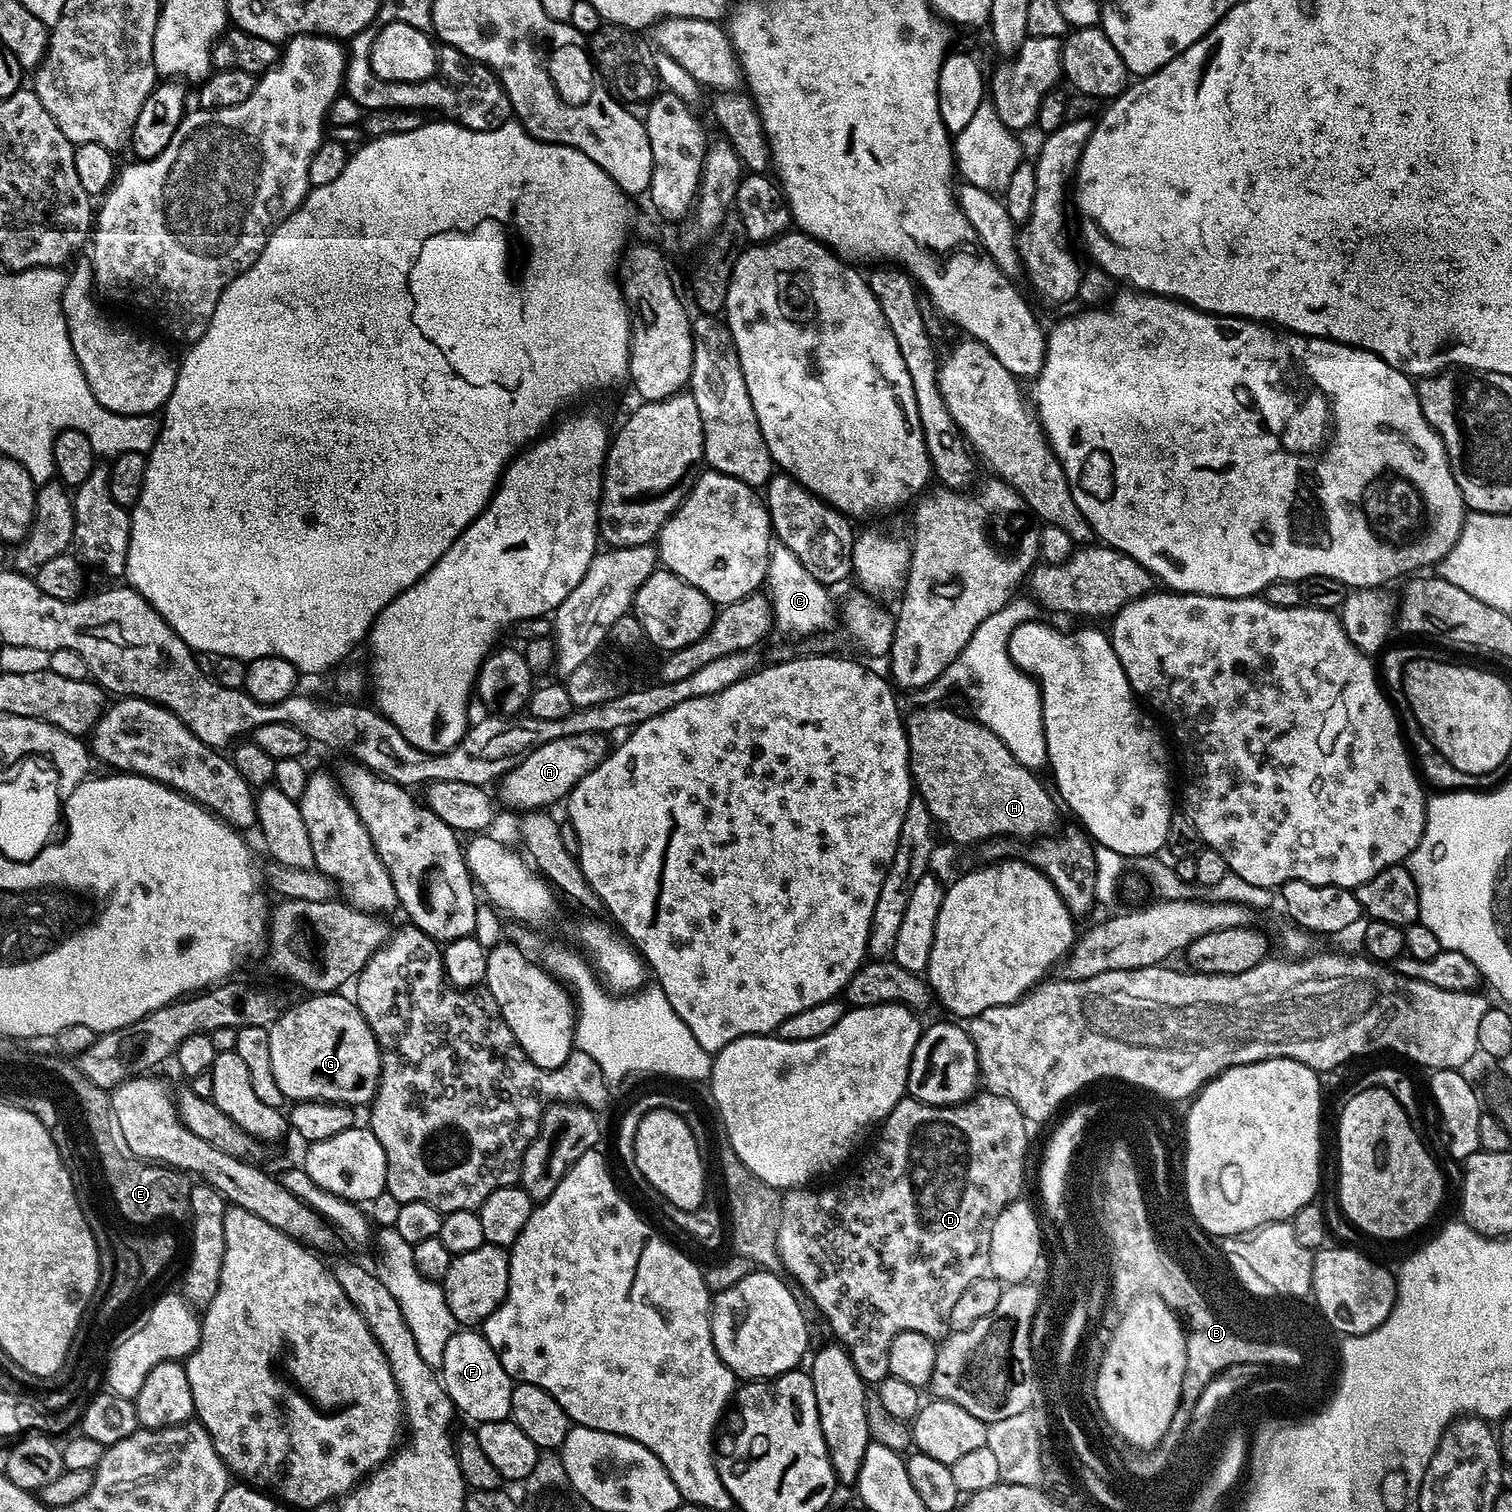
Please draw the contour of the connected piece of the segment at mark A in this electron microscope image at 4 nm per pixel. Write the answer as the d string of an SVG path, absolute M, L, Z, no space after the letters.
M587 732L586 734L574 734L570 738L554 738L554 742L546 742L542 746L538 746L519 762L513 764L503 776L499 777L501 802L508 808L544 810L552 806L548 804L554 803L555 800L563 801L583 776L590 774L590 770L594 770L604 761L606 755L604 740L603 735Z

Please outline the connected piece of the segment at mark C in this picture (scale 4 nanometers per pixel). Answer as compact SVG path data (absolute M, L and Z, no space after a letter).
M779 542L773 543L772 552L768 555L768 575L766 577L766 595L768 603L772 605L772 618L775 631L789 632L792 636L808 636L811 632L818 632L822 628L831 626L831 620L834 620L834 604L828 597L829 589L823 584L819 584L786 550L786 546Z

